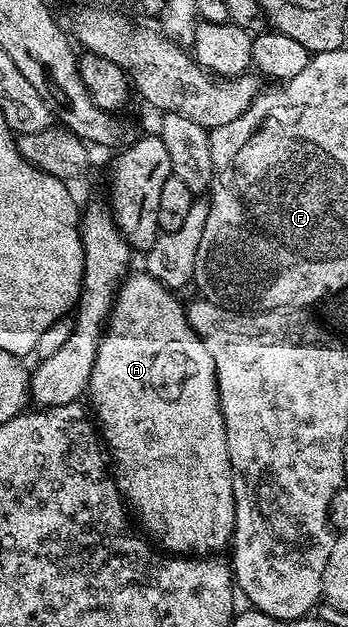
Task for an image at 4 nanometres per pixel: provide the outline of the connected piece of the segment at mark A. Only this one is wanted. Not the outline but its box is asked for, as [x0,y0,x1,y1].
[87,273,235,556]

